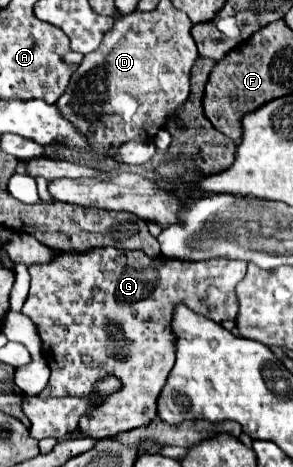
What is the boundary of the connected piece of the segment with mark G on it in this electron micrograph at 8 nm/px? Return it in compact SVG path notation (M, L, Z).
M104 247L104 249L92 249L88 253L62 253L60 257L56 257L54 261L50 263L44 263L44 265L32 265L30 267L30 275L32 275L32 287L30 287L30 293L28 293L28 299L22 307L22 313L26 317L30 317L38 329L38 335L42 339L42 353L48 361L48 367L52 371L50 375L50 381L46 385L46 389L40 393L40 397L90 397L90 399L98 399L96 397L96 383L104 377L110 377L114 375L116 379L120 379L122 387L118 391L114 391L112 395L108 395L108 399L104 401L96 401L90 411L86 415L80 417L80 423L78 423L78 429L84 437L90 437L90 439L102 439L102 437L112 437L112 435L118 435L118 433L124 433L124 431L130 431L130 429L138 429L138 427L146 427L158 413L156 409L156 399L166 383L166 377L174 365L174 359L176 359L176 339L174 339L174 333L172 333L172 315L174 315L174 307L176 305L188 305L192 311L196 313L202 313L206 315L208 319L216 321L216 323L222 323L224 319L230 319L234 321L236 315L238 315L238 299L236 299L236 285L244 279L246 275L246 263L244 261L232 261L232 259L204 259L204 261L182 261L182 259L168 259L168 257L148 257L144 255L144 251L120 251L120 249L114 249L114 247Z

